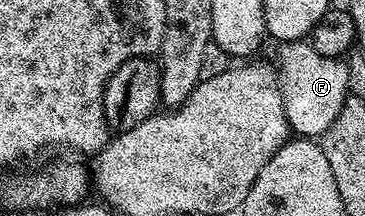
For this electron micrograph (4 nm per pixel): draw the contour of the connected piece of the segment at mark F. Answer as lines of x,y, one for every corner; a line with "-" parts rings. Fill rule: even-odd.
306,40
284,41
278,46
279,90
292,134
303,139
319,139
337,117
349,96
349,71
346,60
317,55

